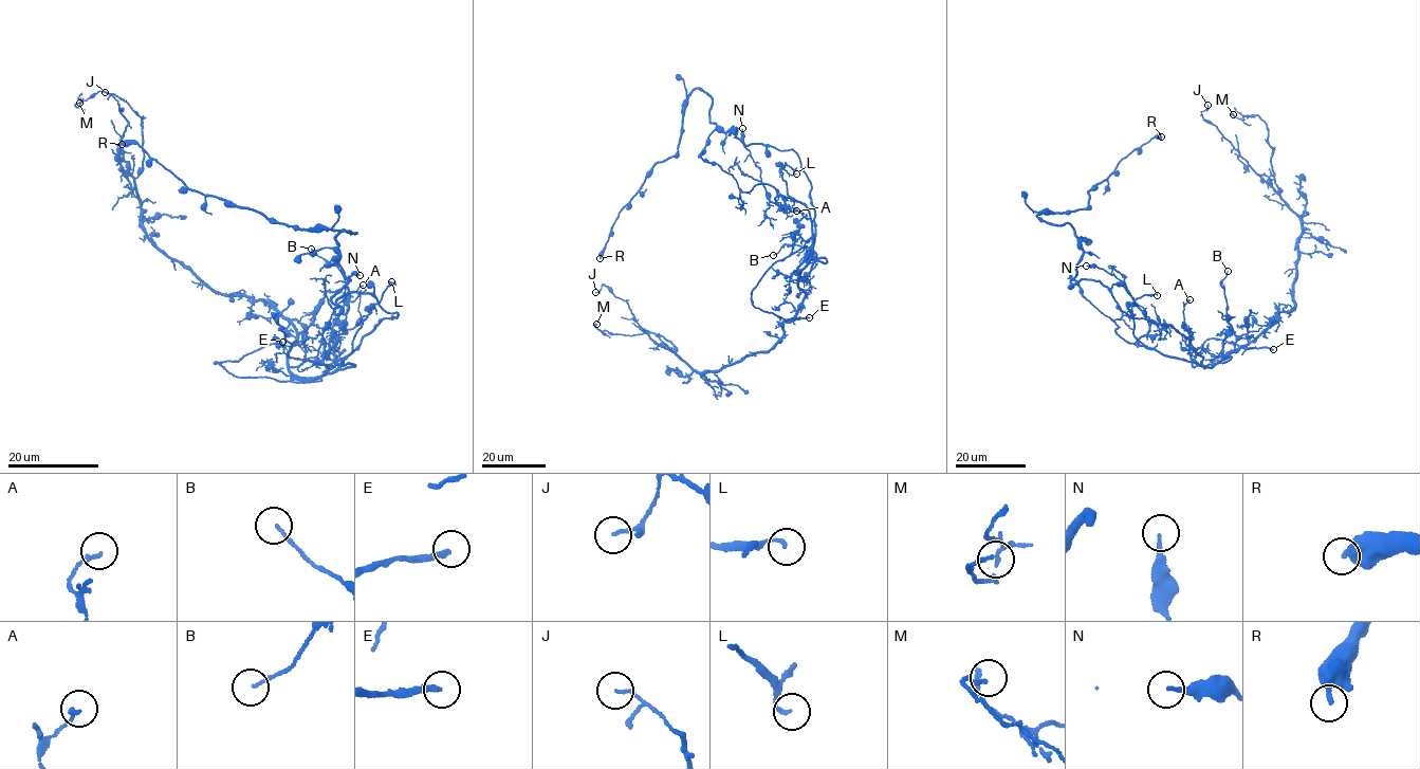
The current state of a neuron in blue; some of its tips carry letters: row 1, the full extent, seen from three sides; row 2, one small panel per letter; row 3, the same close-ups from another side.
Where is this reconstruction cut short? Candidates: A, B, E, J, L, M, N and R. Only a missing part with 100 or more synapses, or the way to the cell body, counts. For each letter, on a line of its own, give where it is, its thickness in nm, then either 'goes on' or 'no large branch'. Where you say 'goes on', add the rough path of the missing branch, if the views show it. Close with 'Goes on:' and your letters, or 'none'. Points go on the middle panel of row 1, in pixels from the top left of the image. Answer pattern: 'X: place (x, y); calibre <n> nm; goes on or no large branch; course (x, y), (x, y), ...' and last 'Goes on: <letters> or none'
A: place (796, 211); calibre 140 nm; no large branch
B: place (773, 255); calibre 120 nm; no large branch
E: place (809, 317); calibre 240 nm; goes on; course (809, 317), (822, 313), (824, 316), (828, 333), (826, 353), (831, 378)
J: place (595, 292); calibre 110 nm; no large branch
L: place (796, 174); calibre 110 nm; no large branch
M: place (596, 324); calibre 130 nm; no large branch
N: place (742, 128); calibre 140 nm; no large branch
R: place (600, 258); calibre 260 nm; no large branch
Goes on: E

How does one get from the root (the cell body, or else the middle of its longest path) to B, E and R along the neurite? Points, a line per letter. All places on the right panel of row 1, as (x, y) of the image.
B: (1176, 331), (1187, 337), (1203, 365), (1230, 359), (1222, 353), (1231, 327), (1220, 285), (1228, 271)
E: (1176, 331), (1203, 358), (1202, 367), (1192, 366), (1190, 353), (1209, 339), (1248, 349), (1273, 349)
R: (1176, 331), (1120, 310), (1096, 280), (1070, 284), (1082, 240), (1036, 217), (1085, 208), (1122, 159), (1161, 136)

